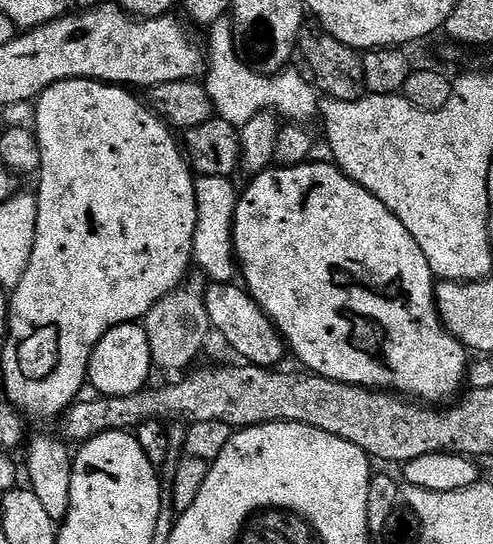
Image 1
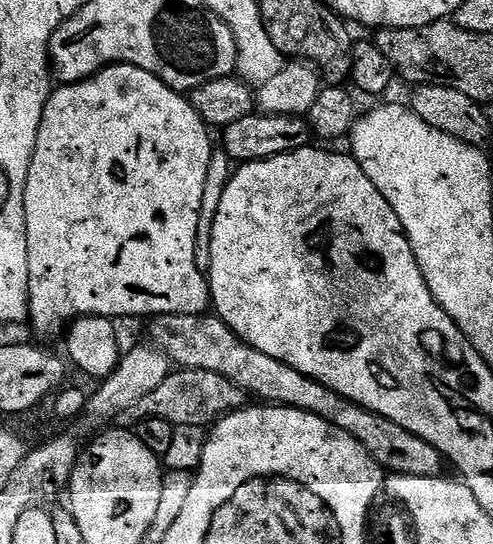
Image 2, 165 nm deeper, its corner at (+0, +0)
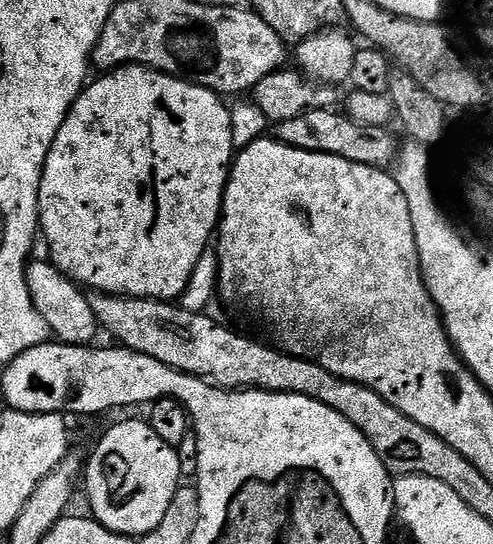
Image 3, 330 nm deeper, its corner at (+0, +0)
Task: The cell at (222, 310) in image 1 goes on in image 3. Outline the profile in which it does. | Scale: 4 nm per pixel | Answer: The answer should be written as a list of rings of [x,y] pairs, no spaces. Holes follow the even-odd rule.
[[[126,64],[113,67],[105,76],[85,87],[80,96],[73,101],[64,115],[64,121],[52,139],[48,156],[44,159],[44,168],[40,172],[40,219],[39,235],[44,235],[48,243],[47,259],[63,276],[73,284],[92,288],[93,293],[106,292],[109,296],[135,296],[142,300],[175,301],[181,297],[188,280],[195,270],[196,261],[201,256],[202,244],[196,237],[200,228],[200,211],[204,200],[215,201],[218,189],[226,179],[225,169],[229,167],[234,156],[231,140],[231,113],[229,105],[224,105],[221,93],[211,88],[203,88],[190,80],[181,80],[178,76],[167,76],[164,72],[155,72],[142,64]]]

